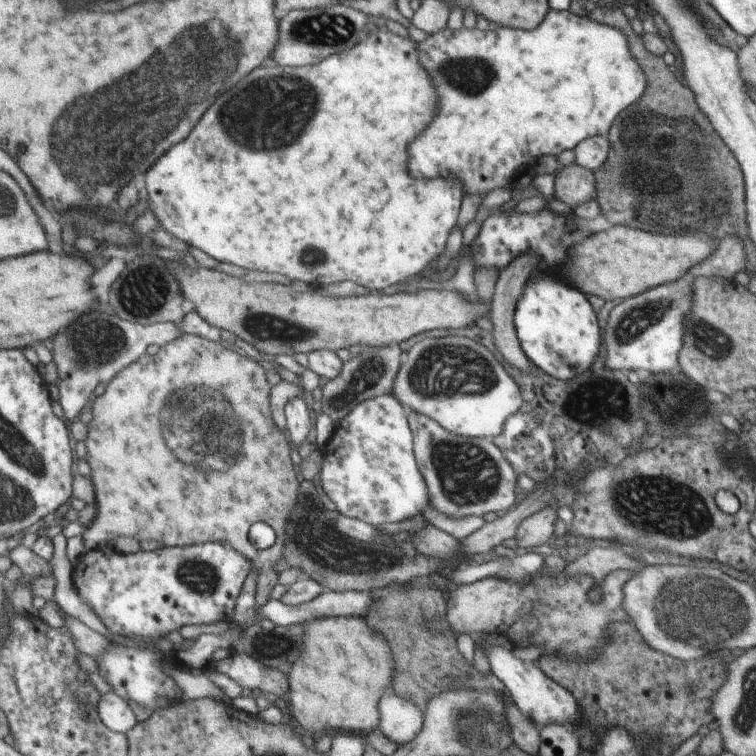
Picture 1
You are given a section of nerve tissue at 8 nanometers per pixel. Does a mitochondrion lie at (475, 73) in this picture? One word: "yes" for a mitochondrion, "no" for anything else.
yes

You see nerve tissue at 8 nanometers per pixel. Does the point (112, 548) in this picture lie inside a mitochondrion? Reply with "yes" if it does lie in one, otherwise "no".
no

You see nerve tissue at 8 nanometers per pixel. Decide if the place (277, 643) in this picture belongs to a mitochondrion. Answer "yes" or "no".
yes

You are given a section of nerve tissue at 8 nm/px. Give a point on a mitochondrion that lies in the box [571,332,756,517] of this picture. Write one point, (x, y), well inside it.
(676, 399)

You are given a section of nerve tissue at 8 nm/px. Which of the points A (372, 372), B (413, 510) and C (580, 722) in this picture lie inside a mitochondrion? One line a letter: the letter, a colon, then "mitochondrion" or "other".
A: mitochondrion
B: other
C: other

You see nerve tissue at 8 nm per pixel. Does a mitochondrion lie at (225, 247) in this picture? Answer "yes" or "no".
no

